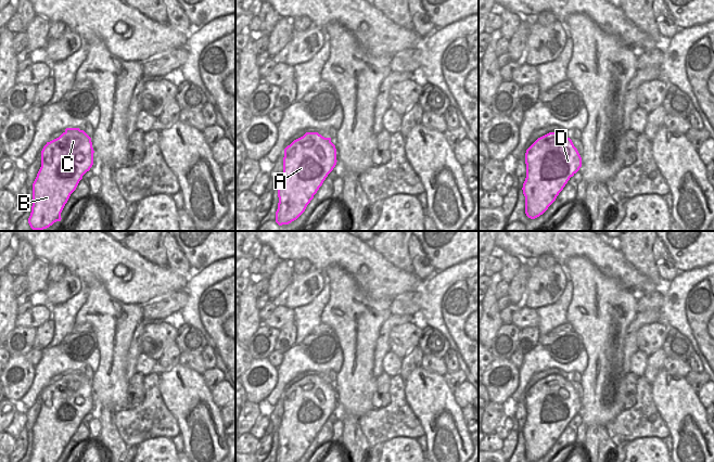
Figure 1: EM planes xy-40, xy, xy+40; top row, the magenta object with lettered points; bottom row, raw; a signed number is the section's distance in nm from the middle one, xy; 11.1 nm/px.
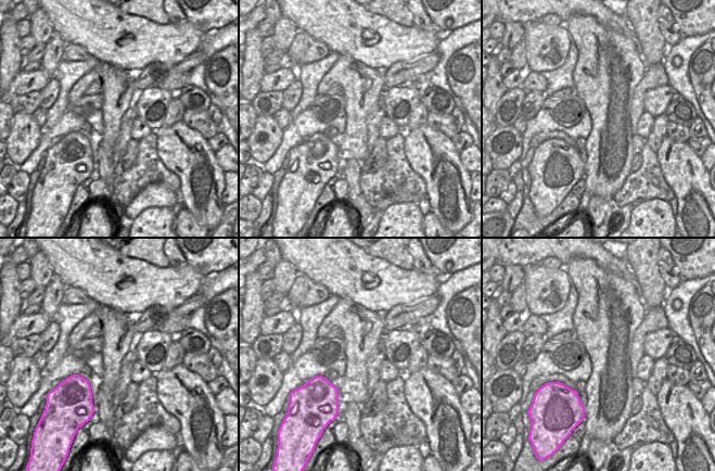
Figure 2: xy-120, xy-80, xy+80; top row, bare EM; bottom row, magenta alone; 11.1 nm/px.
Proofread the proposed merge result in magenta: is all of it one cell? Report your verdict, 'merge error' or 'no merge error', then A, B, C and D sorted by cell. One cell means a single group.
merge error; groups A B / C D

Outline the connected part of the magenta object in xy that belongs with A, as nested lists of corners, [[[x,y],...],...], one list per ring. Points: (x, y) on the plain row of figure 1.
[[[288,401],[278,429],[276,462],[297,462],[314,441],[314,433],[321,421],[310,406],[292,406]]]

